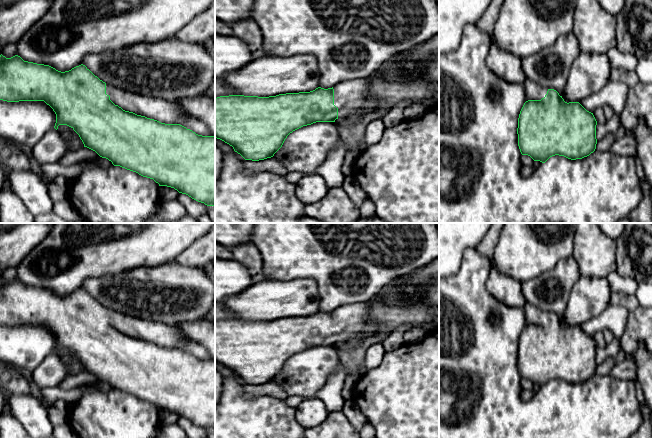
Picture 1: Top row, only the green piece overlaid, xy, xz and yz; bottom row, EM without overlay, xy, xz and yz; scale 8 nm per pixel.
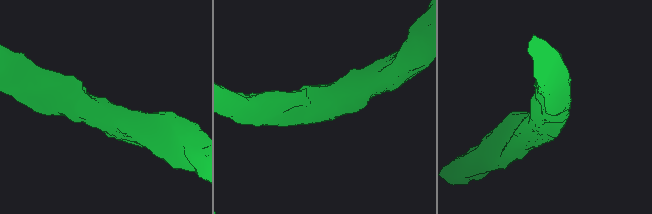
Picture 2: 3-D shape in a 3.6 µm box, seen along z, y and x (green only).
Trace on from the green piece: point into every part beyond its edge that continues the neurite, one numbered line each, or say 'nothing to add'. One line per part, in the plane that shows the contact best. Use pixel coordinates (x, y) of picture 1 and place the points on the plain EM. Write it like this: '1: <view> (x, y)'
1: xy (161, 334)

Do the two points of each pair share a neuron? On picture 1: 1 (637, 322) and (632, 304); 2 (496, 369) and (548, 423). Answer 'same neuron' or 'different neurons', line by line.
1: different neurons
2: same neuron

